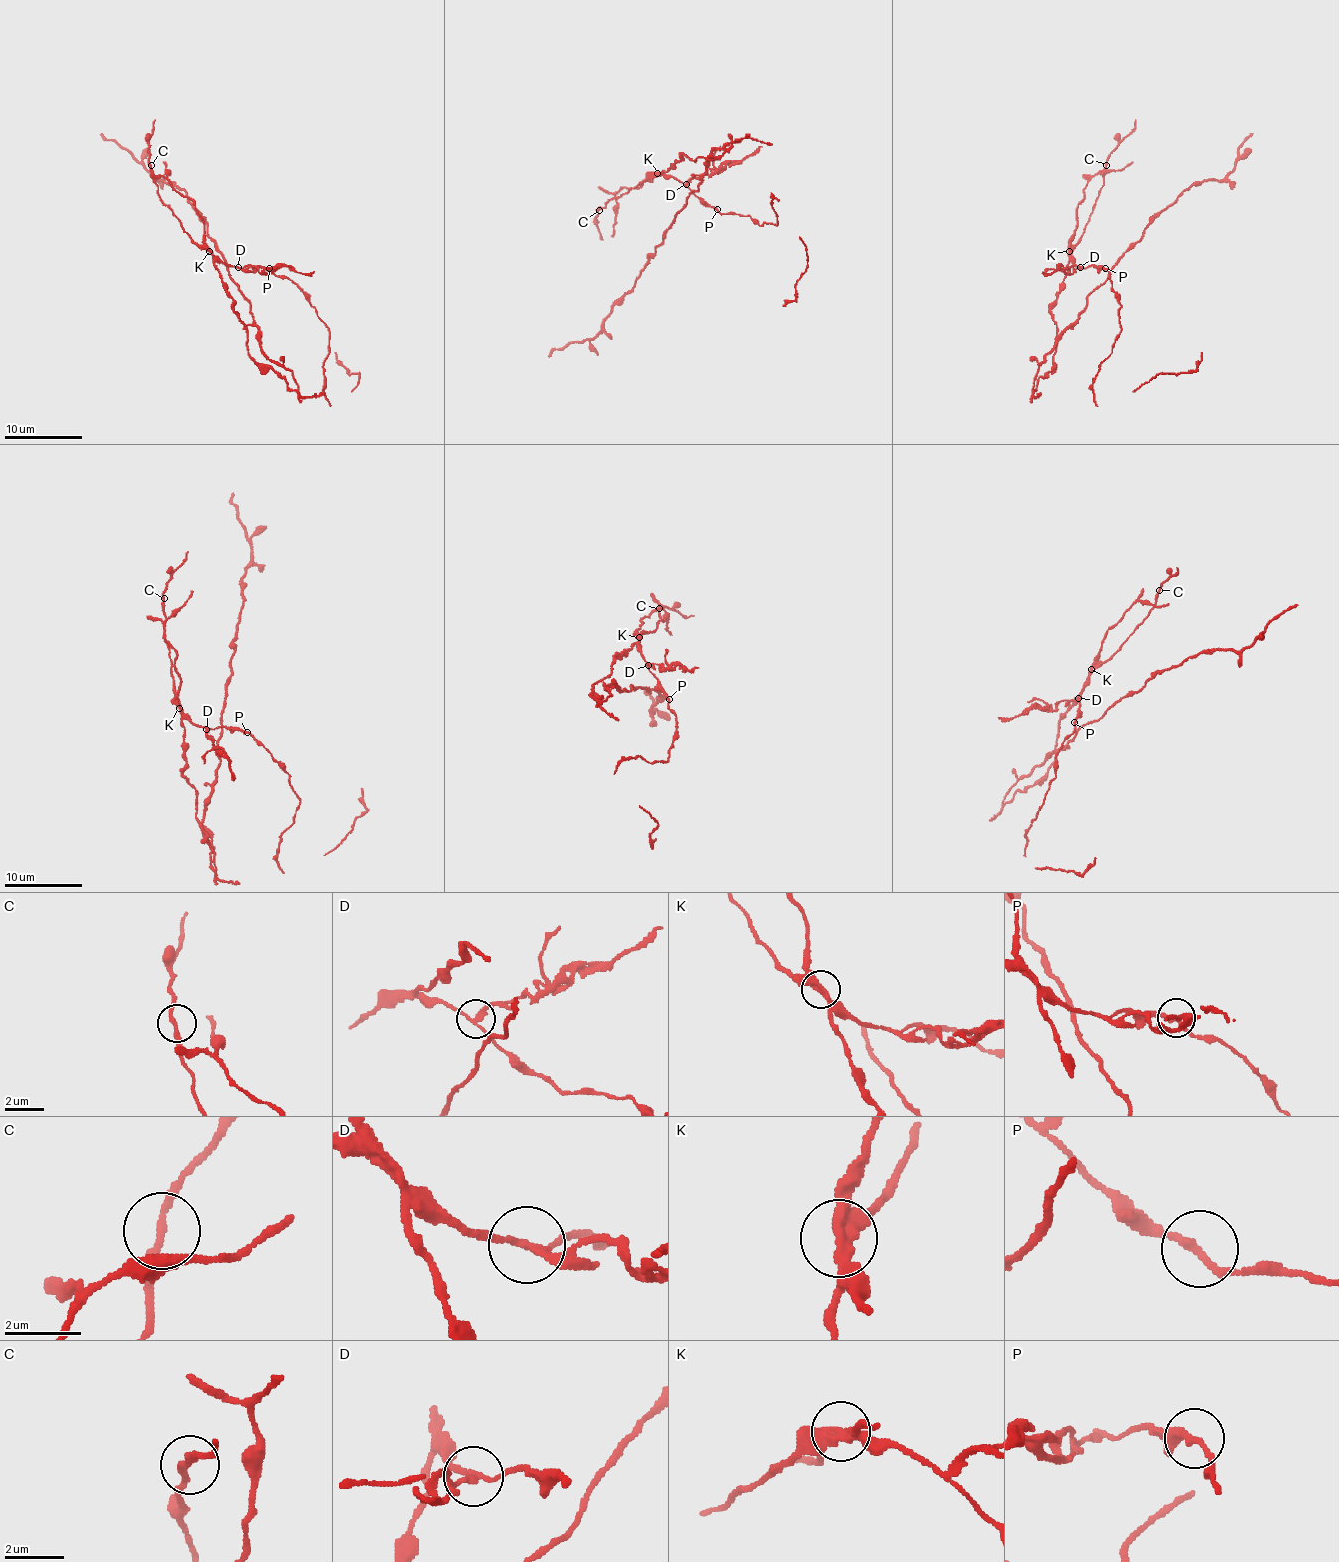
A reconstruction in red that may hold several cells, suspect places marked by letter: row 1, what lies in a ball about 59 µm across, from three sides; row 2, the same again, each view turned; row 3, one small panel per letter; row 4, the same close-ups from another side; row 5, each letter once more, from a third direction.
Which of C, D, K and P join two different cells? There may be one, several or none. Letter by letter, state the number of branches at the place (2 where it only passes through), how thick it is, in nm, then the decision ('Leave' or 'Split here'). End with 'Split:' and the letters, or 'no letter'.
C: Branches: 2. Thickness 200 nm. Leave
D: Branches: 3. Thickness 160 nm. Split here
K: Branches: 2. Thickness 320 nm. Split here
P: Branches: 2. Thickness 190 nm. Leave
Split: D, K

